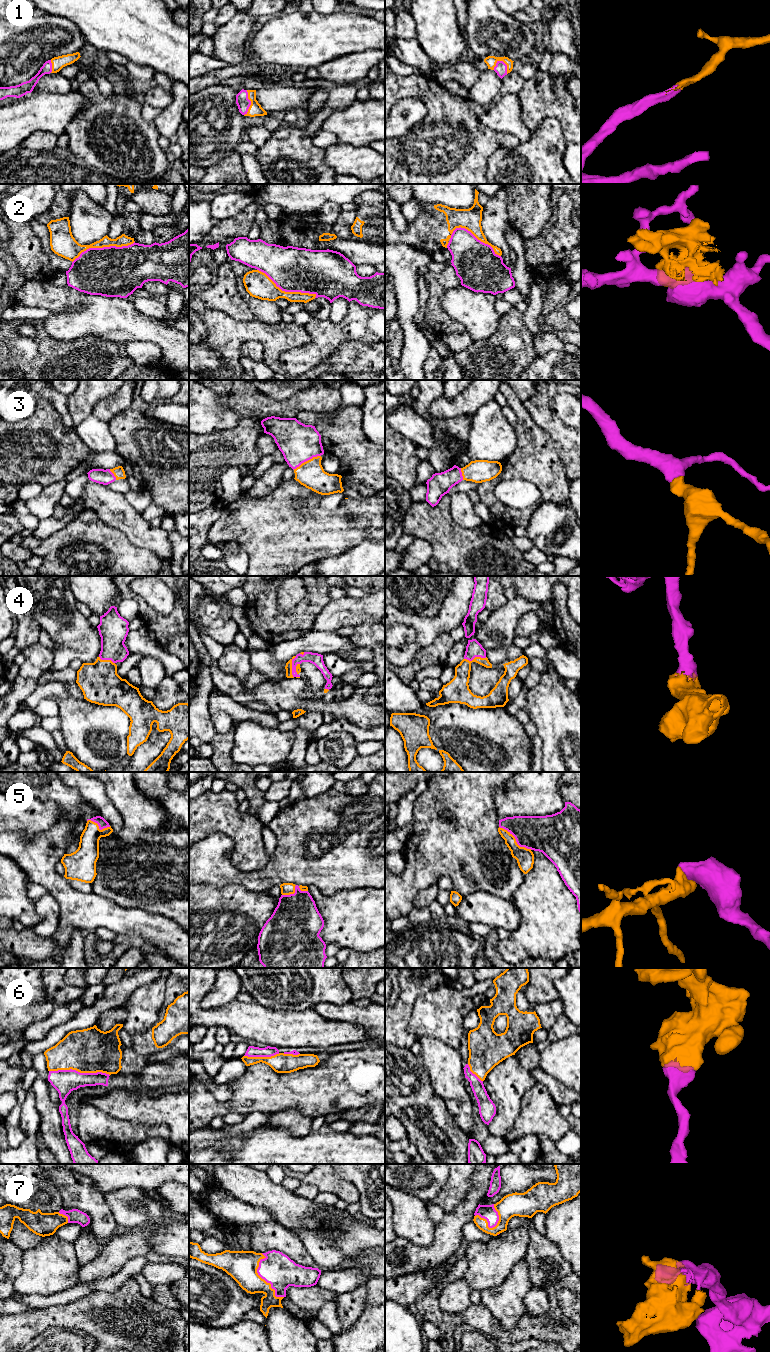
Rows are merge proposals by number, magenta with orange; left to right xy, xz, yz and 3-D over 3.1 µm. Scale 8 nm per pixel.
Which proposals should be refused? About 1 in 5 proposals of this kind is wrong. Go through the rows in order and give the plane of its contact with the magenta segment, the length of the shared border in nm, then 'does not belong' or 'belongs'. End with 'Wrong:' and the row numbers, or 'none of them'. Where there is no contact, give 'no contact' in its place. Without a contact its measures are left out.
1: contact in yz; length 140 nm; belongs
2: contact in xy; length 550 nm; does not belong
3: contact in xz; length 260 nm; belongs
4: contact in xz; length 180 nm; belongs
5: contact in yz; length 320 nm; belongs
6: contact in xy; length 480 nm; belongs
7: contact in xz; length 400 nm; belongs
Wrong: 2

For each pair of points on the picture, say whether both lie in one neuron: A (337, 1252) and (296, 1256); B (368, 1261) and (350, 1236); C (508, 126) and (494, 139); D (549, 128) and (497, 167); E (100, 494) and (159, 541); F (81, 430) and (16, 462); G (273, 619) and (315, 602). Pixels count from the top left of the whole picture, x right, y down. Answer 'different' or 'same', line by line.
A: different
B: different
C: different
D: same
E: same
F: different
G: same

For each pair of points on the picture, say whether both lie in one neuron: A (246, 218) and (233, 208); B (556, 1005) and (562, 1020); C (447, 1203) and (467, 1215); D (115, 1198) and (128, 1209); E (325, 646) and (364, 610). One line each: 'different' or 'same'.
A: different
B: different
C: different
D: same
E: different

